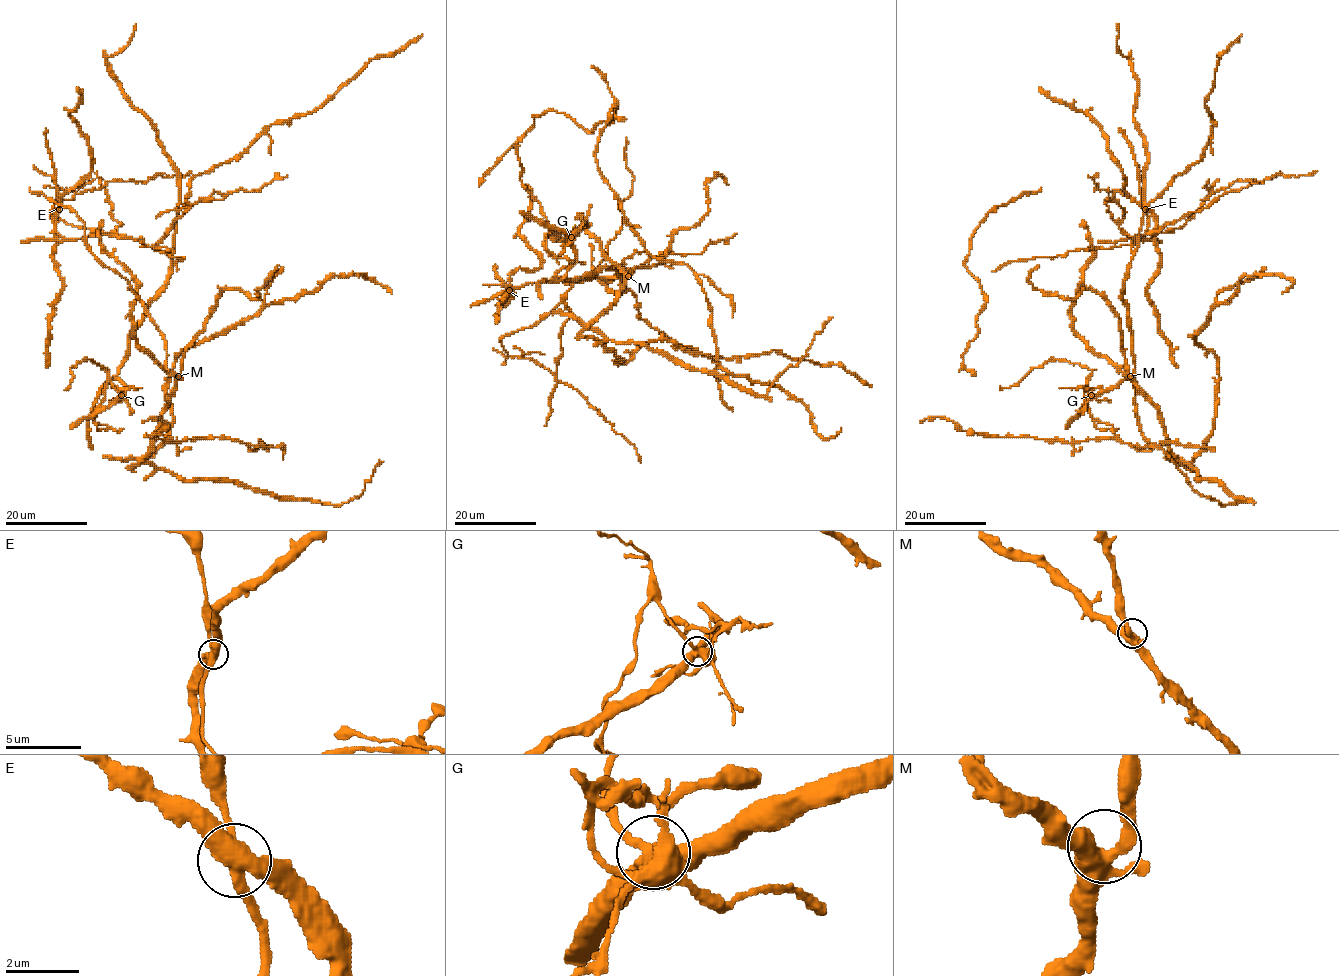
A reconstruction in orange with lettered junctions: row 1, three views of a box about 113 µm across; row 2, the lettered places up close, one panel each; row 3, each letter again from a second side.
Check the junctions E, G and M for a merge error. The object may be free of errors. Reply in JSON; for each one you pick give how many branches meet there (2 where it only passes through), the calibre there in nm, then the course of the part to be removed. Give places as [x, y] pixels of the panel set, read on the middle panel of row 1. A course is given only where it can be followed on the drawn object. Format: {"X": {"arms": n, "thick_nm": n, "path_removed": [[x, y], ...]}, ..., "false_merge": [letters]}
{"G": {"arms": 7, "thick_nm": 550, "path_removed": [[570, 237], [562, 232], [557, 236], [541, 205], [523, 186], [521, 164], [514, 145]]}, "false_merge": ["G"]}

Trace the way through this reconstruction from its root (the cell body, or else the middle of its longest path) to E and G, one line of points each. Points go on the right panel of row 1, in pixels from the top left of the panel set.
E: (1139, 424), (1132, 330), (1122, 287), (1132, 256), (1132, 240), (1135, 235), (1143, 238), (1148, 228), (1145, 208)
G: (1139, 424), (1133, 379), (1125, 379), (1115, 387), (1091, 395)

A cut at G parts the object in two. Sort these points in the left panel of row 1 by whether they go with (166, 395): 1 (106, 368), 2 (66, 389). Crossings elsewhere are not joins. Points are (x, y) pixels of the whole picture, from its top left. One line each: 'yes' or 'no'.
1: no
2: no

